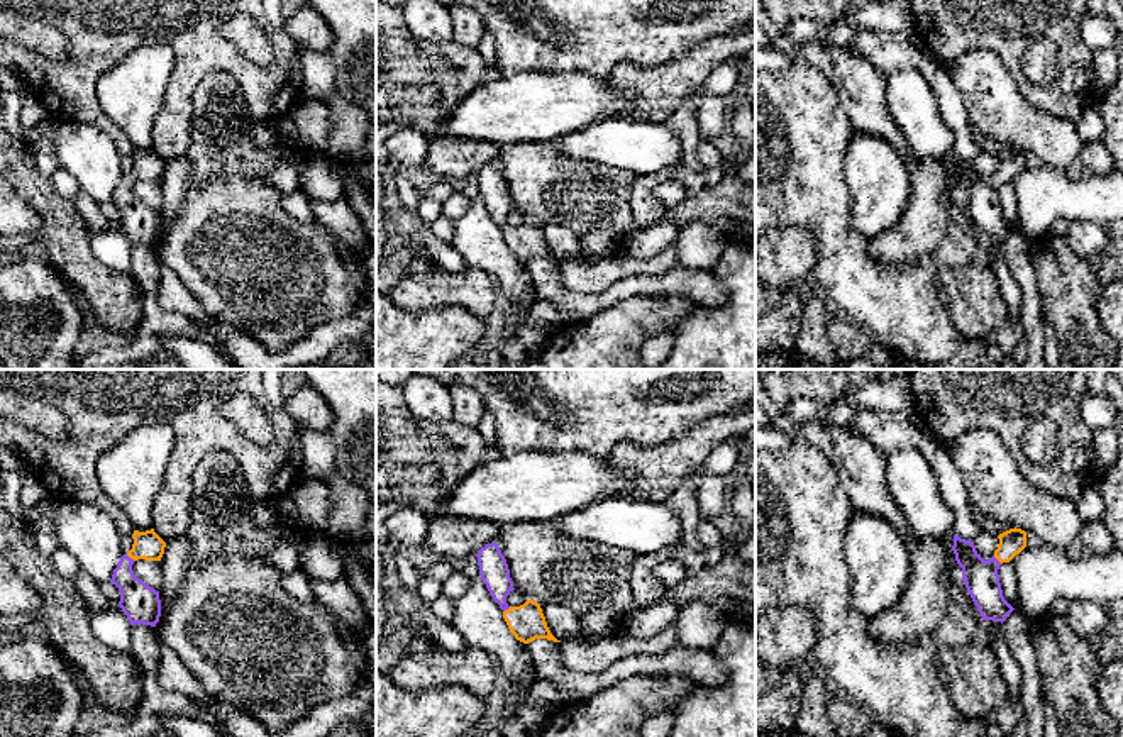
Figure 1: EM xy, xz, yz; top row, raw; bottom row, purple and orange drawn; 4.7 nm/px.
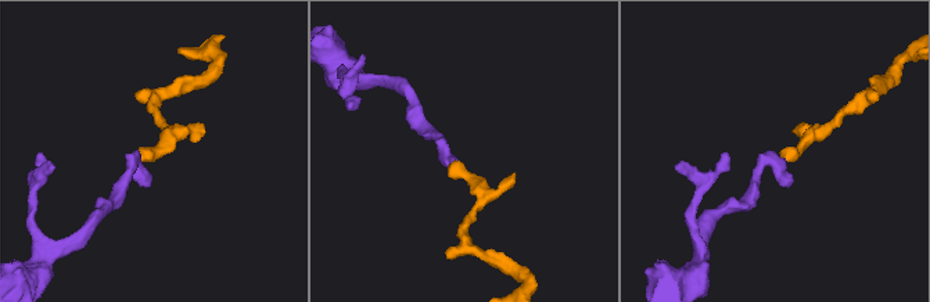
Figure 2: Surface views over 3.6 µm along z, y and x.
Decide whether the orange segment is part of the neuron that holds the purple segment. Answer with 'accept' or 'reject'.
accept

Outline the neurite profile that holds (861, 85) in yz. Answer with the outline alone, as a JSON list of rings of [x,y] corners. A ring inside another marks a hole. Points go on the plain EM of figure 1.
[[[827,46],[840,102],[850,119],[854,132],[872,134],[888,141],[908,163],[916,161],[908,154],[908,146],[886,103],[886,75],[854,47]]]

